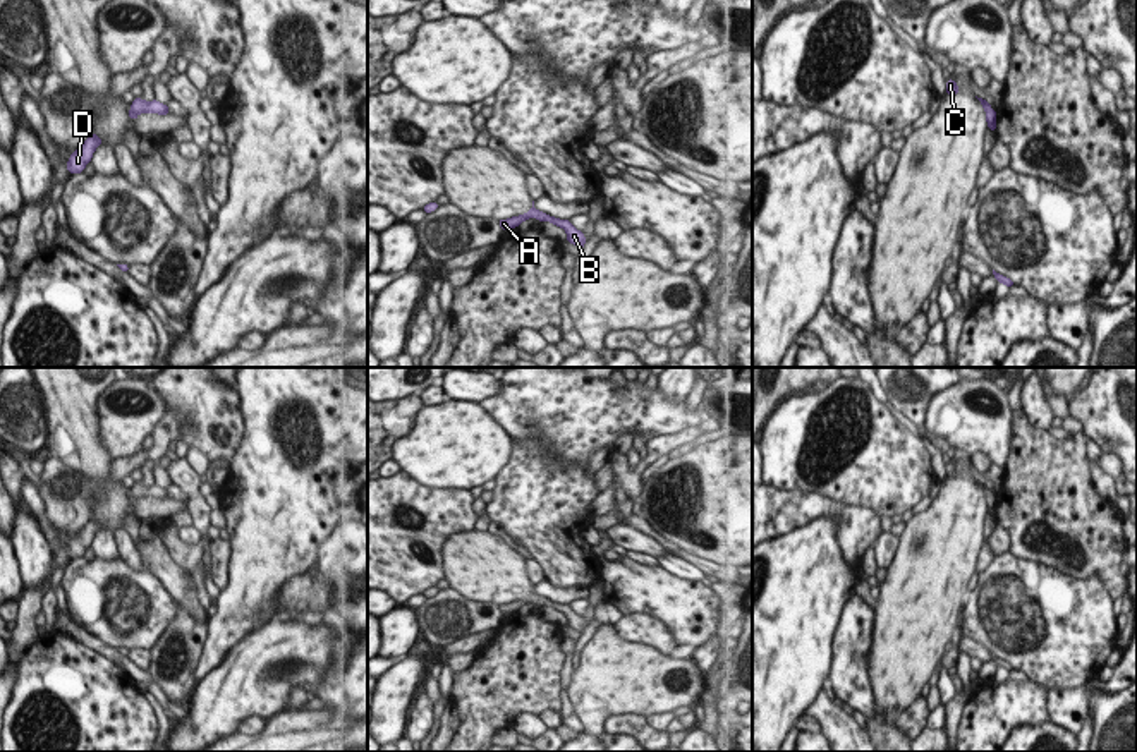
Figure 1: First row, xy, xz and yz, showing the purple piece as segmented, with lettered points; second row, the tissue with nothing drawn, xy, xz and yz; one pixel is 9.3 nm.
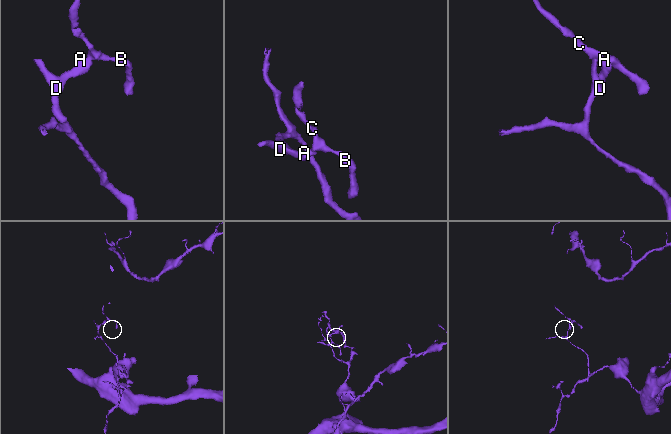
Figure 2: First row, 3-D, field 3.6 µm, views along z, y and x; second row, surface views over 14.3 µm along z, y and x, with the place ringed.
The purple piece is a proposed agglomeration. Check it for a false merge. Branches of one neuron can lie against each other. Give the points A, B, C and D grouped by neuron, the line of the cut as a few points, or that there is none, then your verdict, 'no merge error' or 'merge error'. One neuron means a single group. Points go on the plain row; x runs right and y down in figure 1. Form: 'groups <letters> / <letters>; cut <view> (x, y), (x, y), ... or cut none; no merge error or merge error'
groups A B C D; cut none; no merge error

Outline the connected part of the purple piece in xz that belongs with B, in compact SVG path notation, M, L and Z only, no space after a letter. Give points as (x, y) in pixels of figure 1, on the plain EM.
M532 585L531 594L526 599L514 601L514 603L508 603L508 604L500 604L498 609L503 613L503 616L507 616L510 613L519 611L527 603L538 603L539 606L551 606L556 611L562 611L567 616L567 625L570 628L581 632L581 634L587 627L586 622L584 622L584 618L579 616L568 604L558 604L558 603L553 603L553 601L543 597L543 596L538 596L534 592L534 585Z

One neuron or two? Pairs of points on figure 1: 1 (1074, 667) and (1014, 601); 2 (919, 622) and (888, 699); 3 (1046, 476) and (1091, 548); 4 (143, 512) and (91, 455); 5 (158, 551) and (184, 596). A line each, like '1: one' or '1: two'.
1: one
2: one
3: one
4: one
5: one

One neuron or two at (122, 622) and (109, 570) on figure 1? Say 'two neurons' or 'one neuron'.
one neuron

